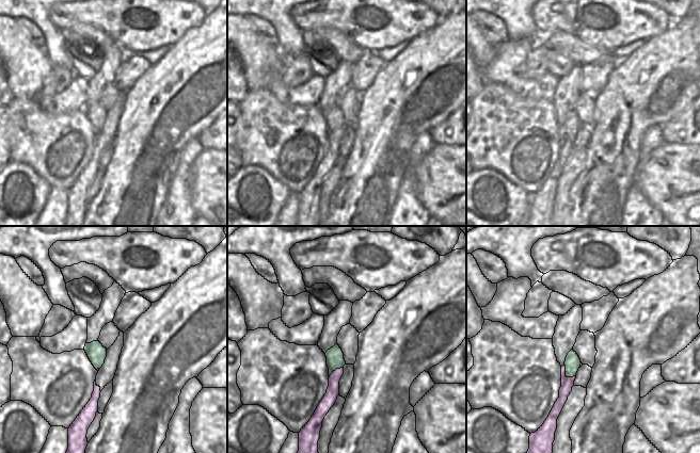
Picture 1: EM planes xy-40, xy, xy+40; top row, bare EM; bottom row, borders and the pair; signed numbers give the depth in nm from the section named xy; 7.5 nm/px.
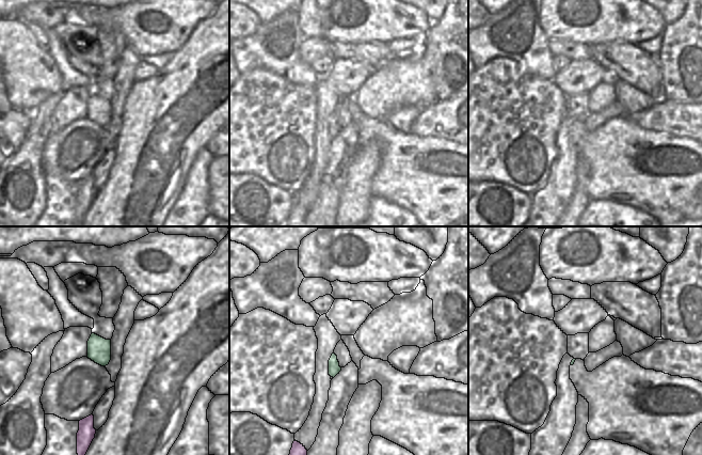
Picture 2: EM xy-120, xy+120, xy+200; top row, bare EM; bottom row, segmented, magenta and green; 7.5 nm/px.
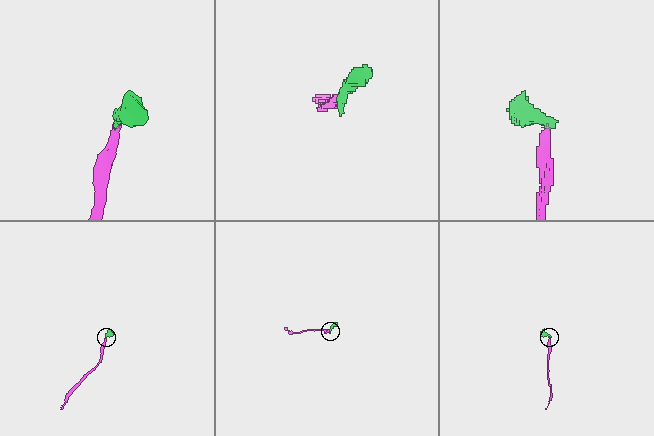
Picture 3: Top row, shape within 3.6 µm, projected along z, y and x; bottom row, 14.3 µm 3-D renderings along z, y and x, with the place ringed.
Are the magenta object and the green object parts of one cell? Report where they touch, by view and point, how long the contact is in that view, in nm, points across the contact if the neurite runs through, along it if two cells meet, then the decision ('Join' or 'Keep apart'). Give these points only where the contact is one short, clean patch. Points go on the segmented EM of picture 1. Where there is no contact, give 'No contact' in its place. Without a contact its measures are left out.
Touches magenta at xy+40 (565, 374). Shared border 130 nm. Boundary: xy+40 (563, 365), (566, 375), (574, 376). Keep apart.

